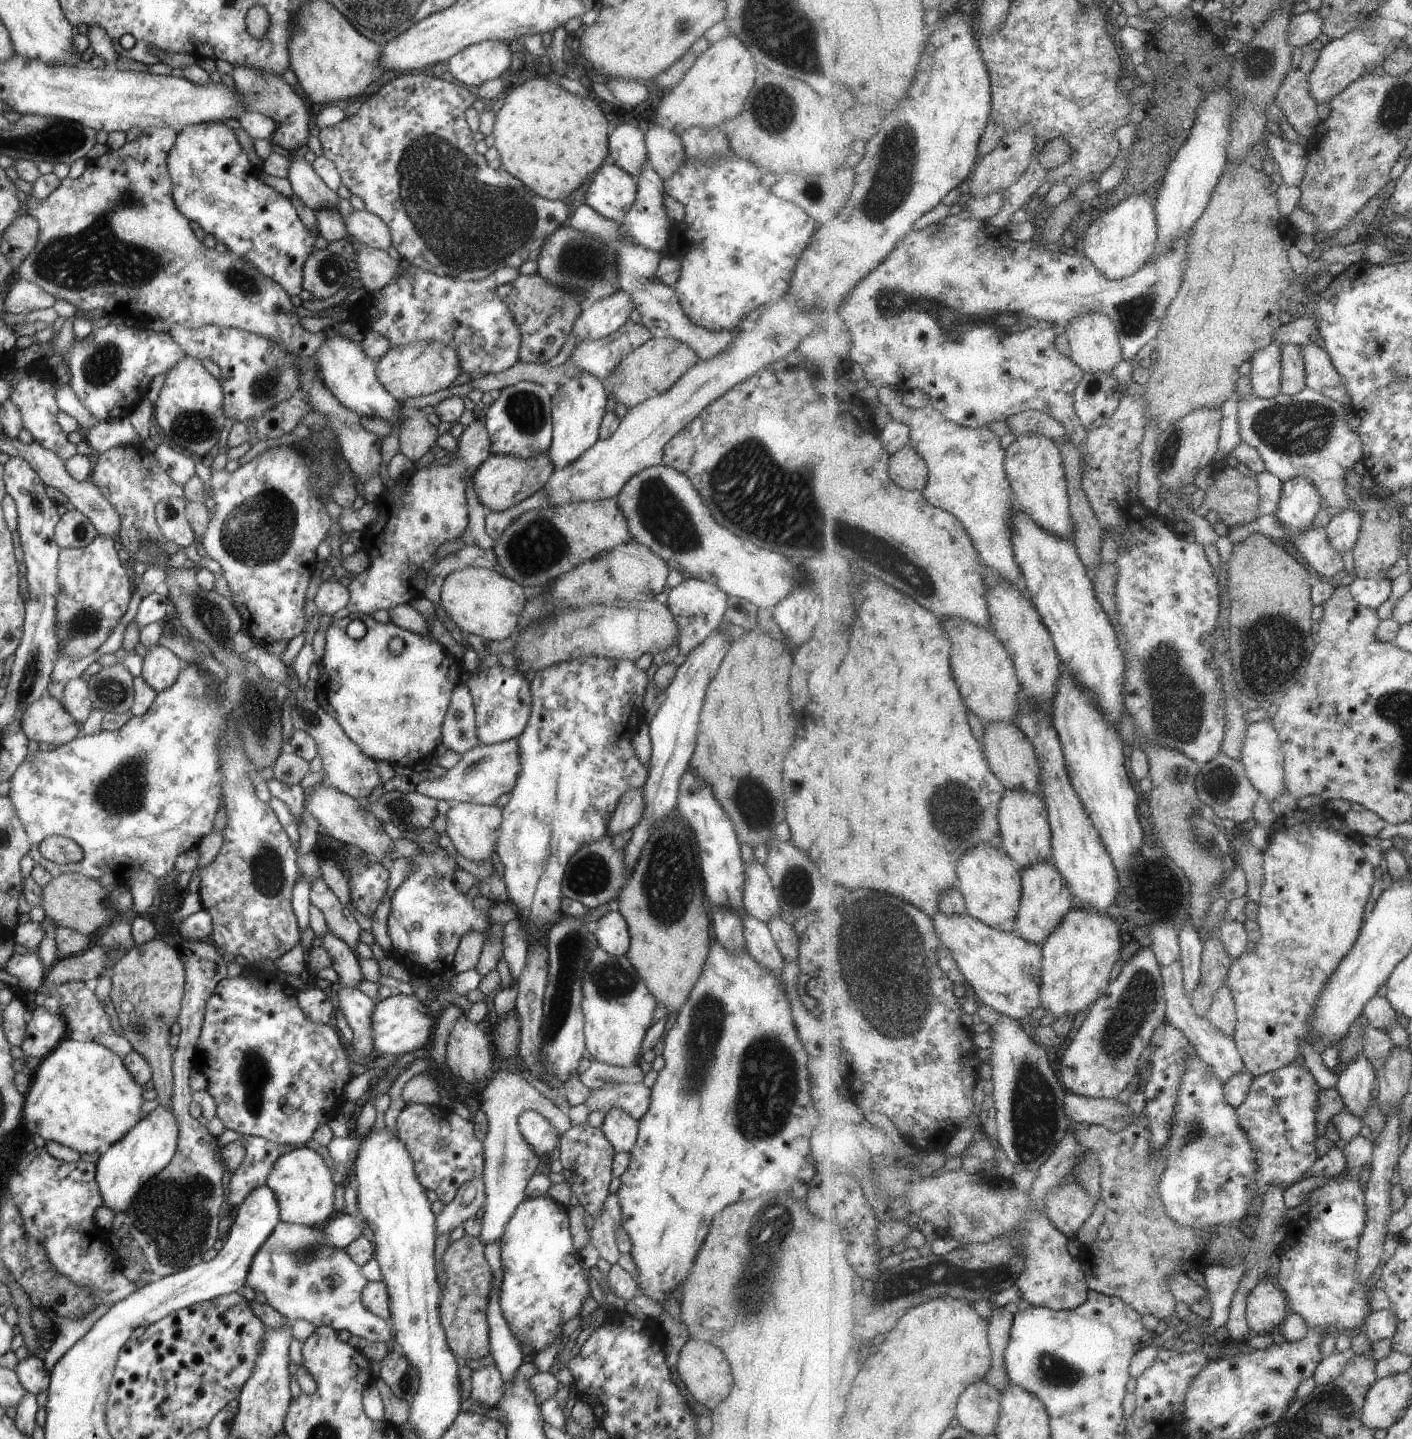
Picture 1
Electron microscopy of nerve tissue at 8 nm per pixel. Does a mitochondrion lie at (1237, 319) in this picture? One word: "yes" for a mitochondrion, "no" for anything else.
no

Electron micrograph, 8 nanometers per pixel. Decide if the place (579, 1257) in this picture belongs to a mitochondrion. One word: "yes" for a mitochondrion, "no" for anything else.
no

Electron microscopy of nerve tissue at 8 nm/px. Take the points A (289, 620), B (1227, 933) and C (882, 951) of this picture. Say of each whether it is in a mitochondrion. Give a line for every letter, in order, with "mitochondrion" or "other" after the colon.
A: other
B: other
C: mitochondrion

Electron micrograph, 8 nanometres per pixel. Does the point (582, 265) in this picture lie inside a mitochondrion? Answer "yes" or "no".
yes

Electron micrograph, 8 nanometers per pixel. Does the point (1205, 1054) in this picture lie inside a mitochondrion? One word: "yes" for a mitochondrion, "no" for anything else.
no

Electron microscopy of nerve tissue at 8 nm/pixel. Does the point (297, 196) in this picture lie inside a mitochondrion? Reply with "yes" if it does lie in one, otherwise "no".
no

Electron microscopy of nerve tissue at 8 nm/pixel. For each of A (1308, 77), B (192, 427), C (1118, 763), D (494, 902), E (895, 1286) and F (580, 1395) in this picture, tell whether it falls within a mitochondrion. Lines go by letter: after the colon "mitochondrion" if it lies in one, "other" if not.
A: other
B: mitochondrion
C: other
D: other
E: mitochondrion
F: other

